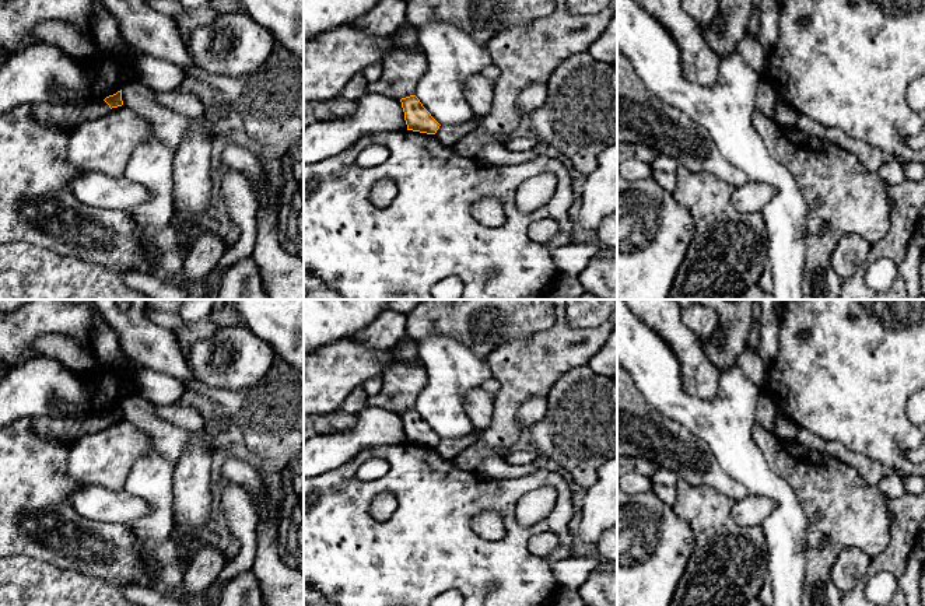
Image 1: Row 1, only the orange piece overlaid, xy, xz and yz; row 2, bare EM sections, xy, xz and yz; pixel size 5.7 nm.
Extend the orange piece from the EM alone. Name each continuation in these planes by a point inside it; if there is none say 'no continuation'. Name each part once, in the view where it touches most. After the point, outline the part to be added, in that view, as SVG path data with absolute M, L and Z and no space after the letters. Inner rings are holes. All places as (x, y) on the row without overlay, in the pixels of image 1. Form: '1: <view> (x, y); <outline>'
no continuation

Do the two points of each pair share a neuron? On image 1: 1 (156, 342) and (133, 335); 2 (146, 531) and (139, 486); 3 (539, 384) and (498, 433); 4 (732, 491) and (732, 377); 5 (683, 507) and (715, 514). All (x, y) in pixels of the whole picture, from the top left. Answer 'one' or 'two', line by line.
1: one
2: one
3: one
4: two
5: one

